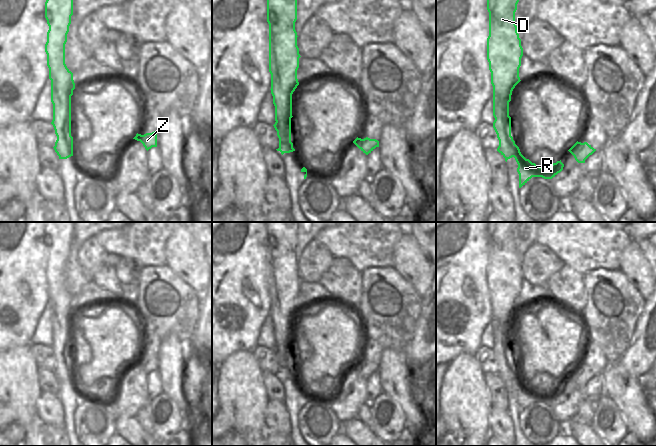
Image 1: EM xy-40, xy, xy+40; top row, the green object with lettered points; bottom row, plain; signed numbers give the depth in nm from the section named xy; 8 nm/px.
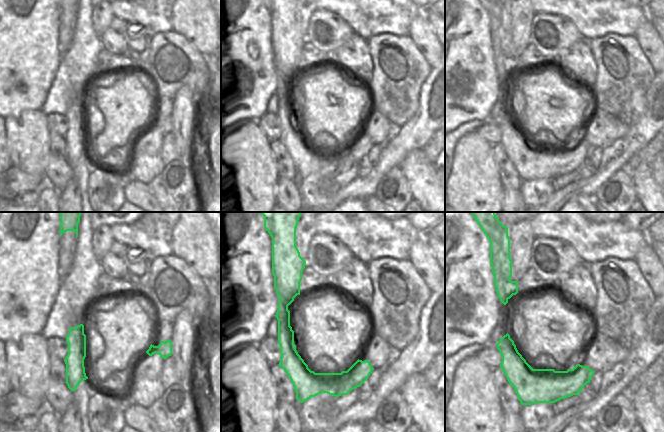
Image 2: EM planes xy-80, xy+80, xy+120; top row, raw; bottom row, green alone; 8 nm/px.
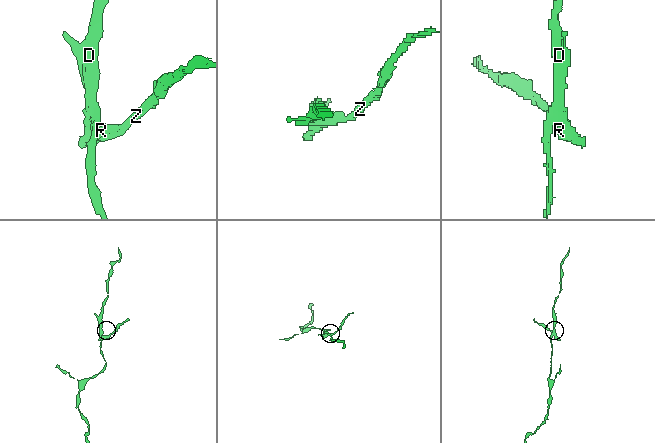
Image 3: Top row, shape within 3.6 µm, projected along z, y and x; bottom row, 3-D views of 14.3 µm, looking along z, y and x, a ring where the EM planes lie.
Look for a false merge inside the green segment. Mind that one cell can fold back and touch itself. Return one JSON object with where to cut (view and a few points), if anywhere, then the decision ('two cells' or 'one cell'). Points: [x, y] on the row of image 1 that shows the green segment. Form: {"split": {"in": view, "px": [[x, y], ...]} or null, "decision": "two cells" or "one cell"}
{"split": {"in": "xy+40", "px": [[493, 94], [500, 100], [500, 107], [508, 111]]}, "decision": "two cells"}

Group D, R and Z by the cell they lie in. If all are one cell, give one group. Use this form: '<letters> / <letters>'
D / R Z

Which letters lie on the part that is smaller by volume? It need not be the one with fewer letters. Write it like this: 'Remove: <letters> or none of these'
Remove: R, Z

